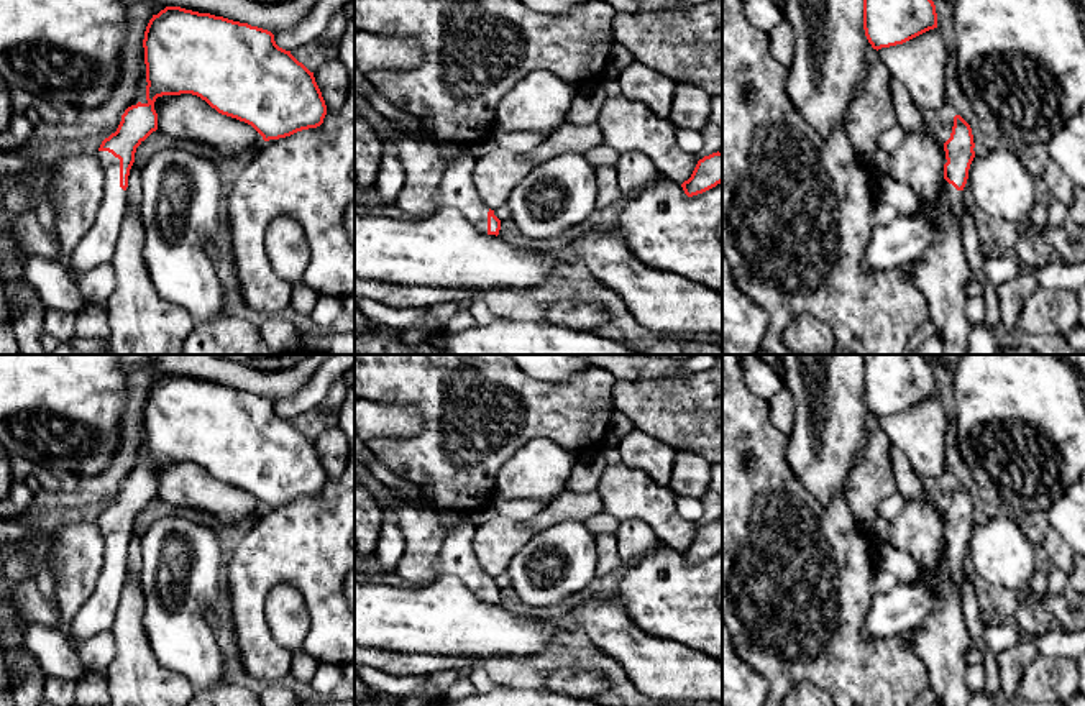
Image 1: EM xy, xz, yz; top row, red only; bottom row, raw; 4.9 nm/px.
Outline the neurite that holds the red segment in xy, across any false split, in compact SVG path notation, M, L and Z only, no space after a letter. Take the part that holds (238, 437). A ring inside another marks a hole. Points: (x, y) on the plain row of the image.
M166 374L149 387L144 407L146 432L146 471L138 470L125 478L115 501L105 506L95 520L105 545L103 566L92 596L72 619L71 642L89 639L98 632L110 630L120 604L123 583L126 578L126 555L130 537L135 530L136 516L158 497L158 481L154 470L163 463L192 461L205 468L218 481L251 493L264 509L291 504L297 499L317 496L323 491L327 473L322 460L310 440L291 419L279 415L274 402L268 397L248 391L233 389L210 381L199 381L181 374Z

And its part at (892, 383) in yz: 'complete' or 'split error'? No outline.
complete

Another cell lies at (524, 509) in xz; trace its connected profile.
M494 497L489 506L496 511L497 516L506 516L520 522L525 522L538 516L555 497L540 499L540 501L502 501Z

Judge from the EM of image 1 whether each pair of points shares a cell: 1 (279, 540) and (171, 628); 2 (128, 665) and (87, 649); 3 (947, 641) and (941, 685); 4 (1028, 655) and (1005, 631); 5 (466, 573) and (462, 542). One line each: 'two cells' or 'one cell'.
1: two cells
2: two cells
3: one cell
4: two cells
5: one cell

